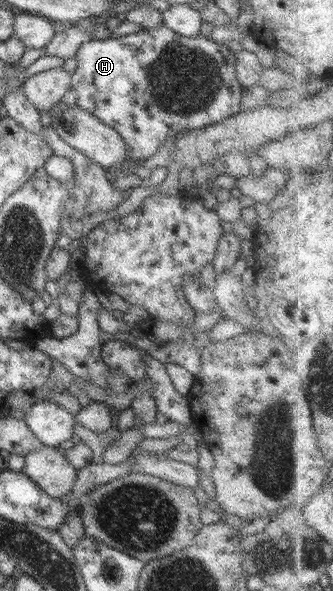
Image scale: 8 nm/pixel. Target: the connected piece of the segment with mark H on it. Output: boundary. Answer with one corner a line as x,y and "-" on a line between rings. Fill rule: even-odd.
159,25
144,32
81,44
74,57
77,65
70,90
75,92
74,103
81,111
89,112
121,135
130,161
141,162
153,156
171,135
205,128
240,112
241,92
245,88
236,79
234,54
235,50
203,36
180,36

